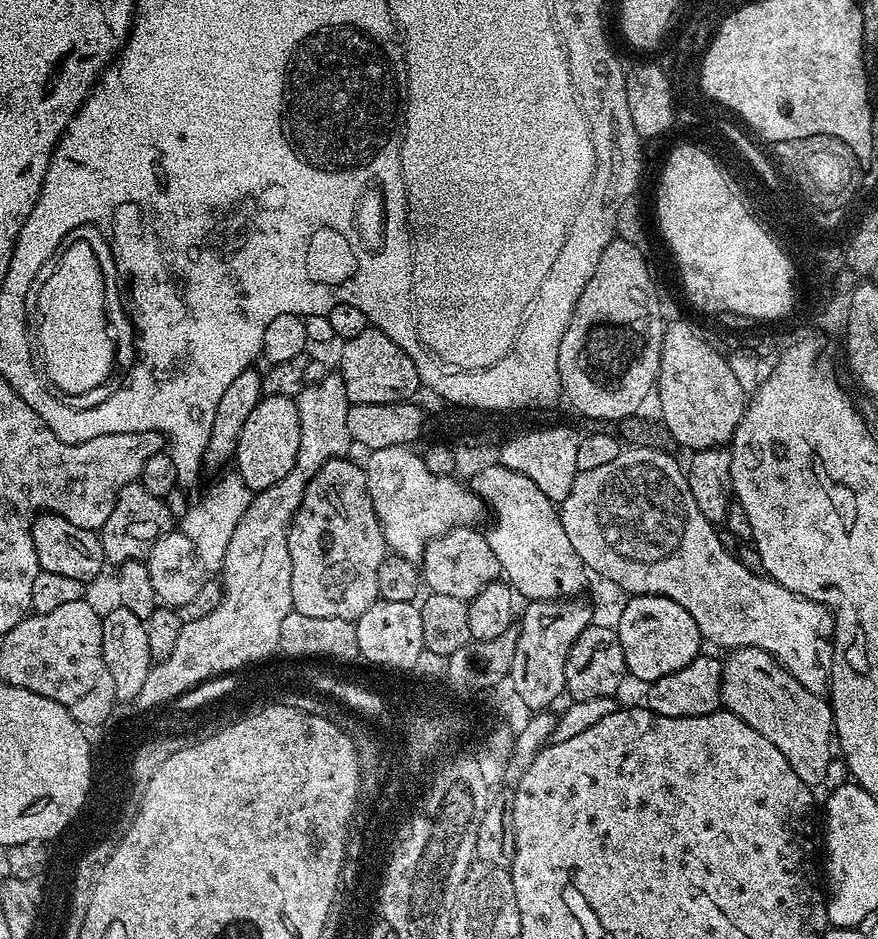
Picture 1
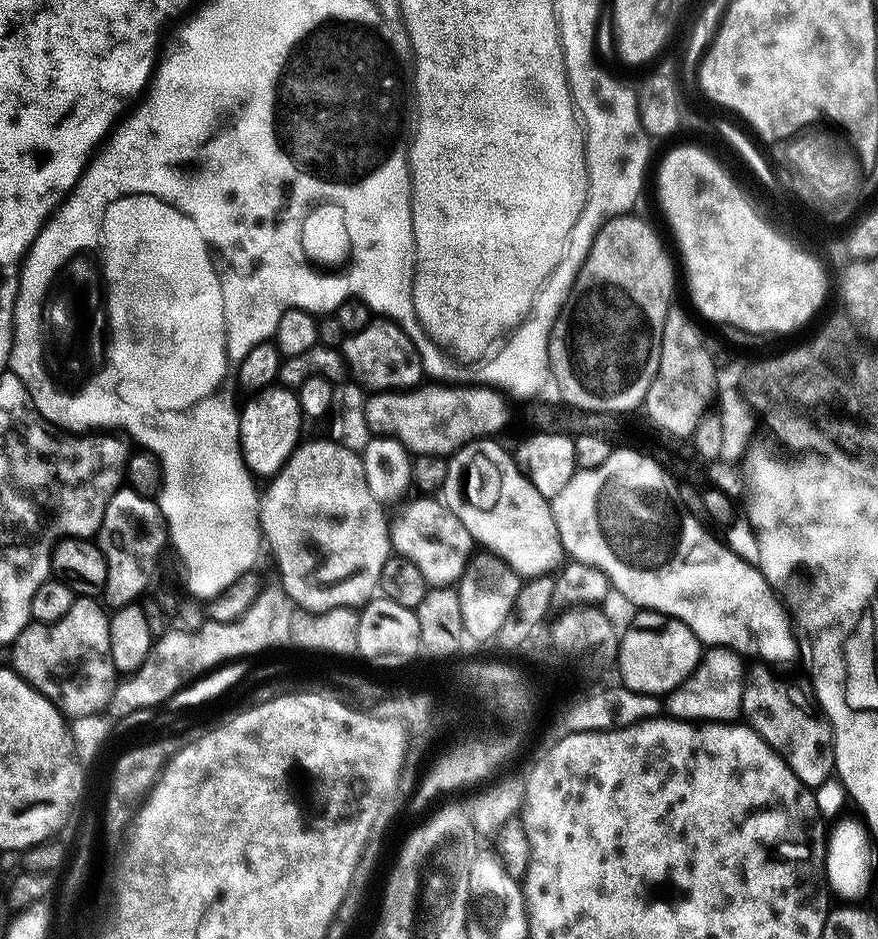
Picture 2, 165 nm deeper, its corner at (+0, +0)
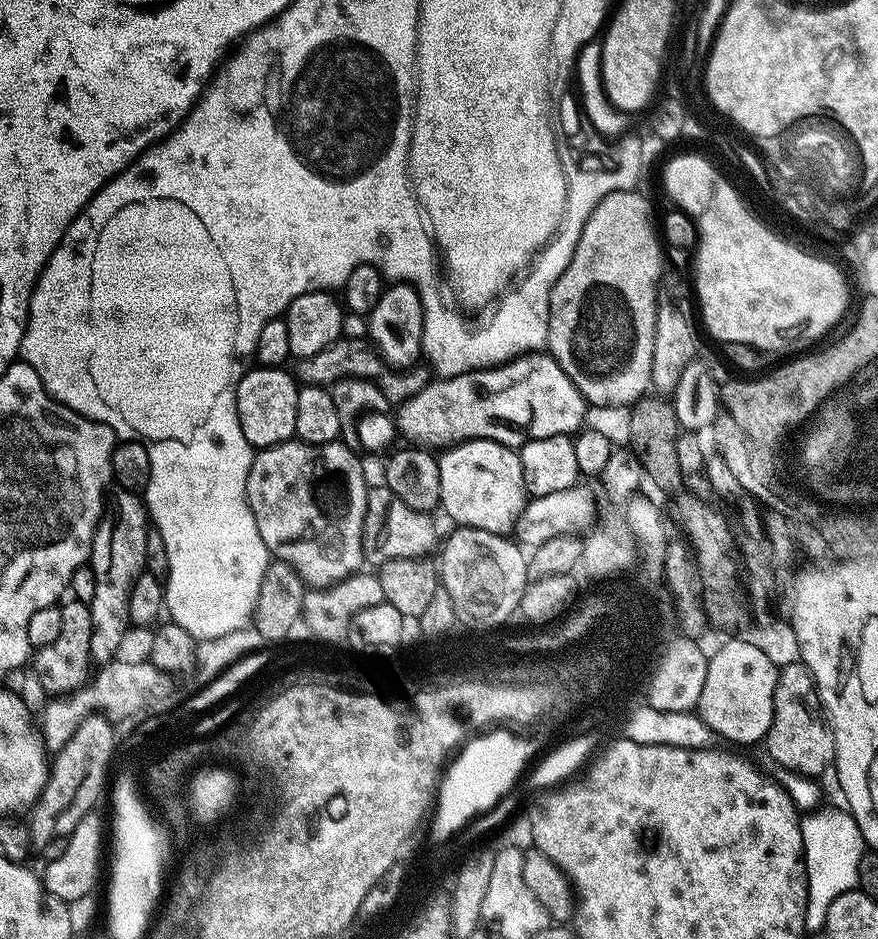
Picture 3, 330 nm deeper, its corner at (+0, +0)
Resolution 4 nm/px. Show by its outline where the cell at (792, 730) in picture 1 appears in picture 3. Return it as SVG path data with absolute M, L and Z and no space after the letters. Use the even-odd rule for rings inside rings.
M797 662L779 669L774 690L774 714L766 737L768 756L785 768L785 773L809 778L820 778L824 771L833 767L836 743L832 729L822 715L822 705L816 695L812 673Z

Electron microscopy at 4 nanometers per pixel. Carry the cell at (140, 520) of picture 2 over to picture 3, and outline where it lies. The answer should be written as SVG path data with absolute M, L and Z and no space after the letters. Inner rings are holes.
M114 492L100 517L100 525L96 527L90 557L90 566L94 570L90 650L93 661L100 666L112 663L122 636L129 630L130 590L134 590L134 582L146 571L146 538L150 531L150 517L143 499L134 492Z

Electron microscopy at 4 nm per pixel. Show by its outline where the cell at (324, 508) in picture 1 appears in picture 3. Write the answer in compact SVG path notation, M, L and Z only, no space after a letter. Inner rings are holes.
M299 438L278 446L259 449L253 455L246 482L248 505L254 514L258 534L275 559L293 568L309 589L328 588L365 567L362 530L370 481L364 477L360 460L343 442L307 444Z

